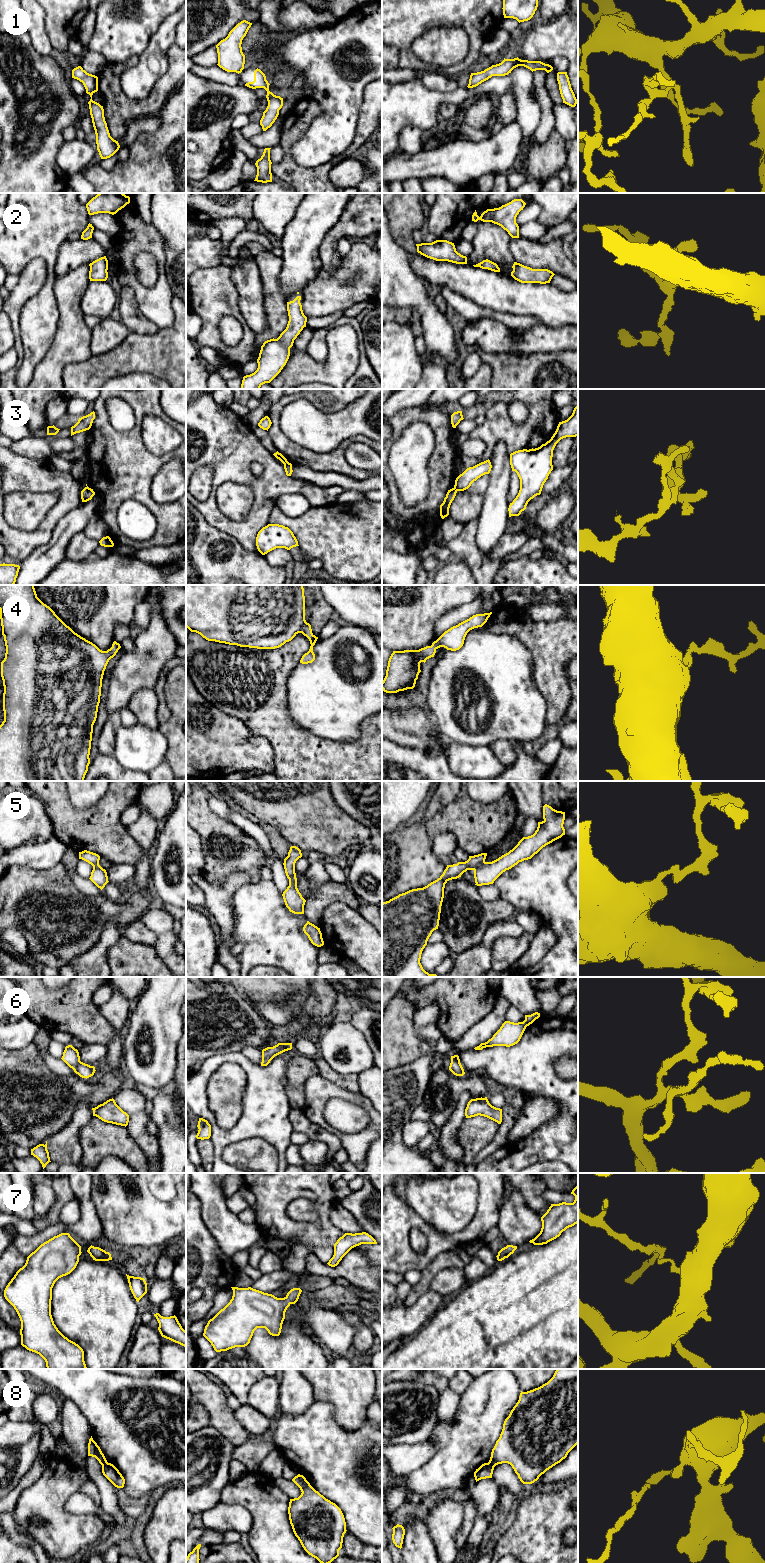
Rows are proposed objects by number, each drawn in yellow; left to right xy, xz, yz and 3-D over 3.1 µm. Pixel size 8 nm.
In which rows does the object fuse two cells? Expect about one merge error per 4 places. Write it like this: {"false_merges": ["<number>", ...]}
{"false_merges": ["3", "5", "8"]}

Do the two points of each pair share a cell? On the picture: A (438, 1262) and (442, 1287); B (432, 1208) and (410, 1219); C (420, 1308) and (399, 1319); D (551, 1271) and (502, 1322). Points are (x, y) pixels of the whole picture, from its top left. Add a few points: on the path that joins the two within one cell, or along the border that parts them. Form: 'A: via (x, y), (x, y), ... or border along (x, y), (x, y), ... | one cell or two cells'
A: border along (463, 1268), (448, 1267), (440, 1270), (429, 1288) | two cells
B: border along (401, 1199), (425, 1222), (437, 1229) | two cells
C: via (415, 1313), (409, 1319), (404, 1319) | one cell
D: via (538, 1284), (515, 1309) | one cell

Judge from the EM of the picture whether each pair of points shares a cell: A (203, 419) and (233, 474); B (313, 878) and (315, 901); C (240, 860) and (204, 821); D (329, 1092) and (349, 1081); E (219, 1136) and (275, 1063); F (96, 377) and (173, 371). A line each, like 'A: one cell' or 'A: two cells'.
A: one cell
B: two cells
C: one cell
D: two cells
E: one cell
F: one cell

